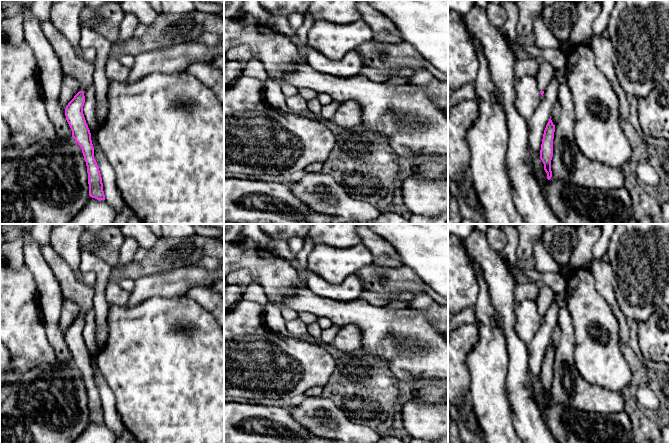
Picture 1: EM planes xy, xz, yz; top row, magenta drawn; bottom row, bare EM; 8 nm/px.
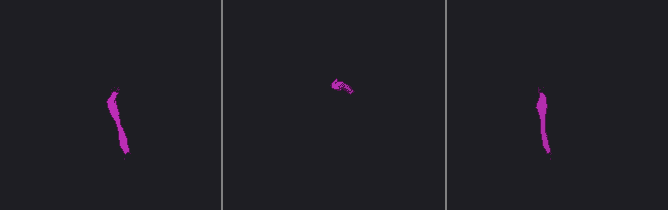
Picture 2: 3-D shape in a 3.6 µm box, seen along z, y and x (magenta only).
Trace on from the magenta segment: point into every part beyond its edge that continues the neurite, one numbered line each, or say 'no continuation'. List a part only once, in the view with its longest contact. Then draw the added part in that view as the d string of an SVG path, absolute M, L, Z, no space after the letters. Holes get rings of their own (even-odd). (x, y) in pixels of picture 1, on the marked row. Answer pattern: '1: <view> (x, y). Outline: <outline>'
1: xy (73, 65). Outline: M50 20L42 21L40 25L60 60L64 74L79 82L79 91L85 91L93 84L94 62L83 59Z

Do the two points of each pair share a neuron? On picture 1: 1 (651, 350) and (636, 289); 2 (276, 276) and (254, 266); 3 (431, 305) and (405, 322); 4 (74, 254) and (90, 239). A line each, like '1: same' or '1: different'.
1: different
2: same
3: different
4: different

